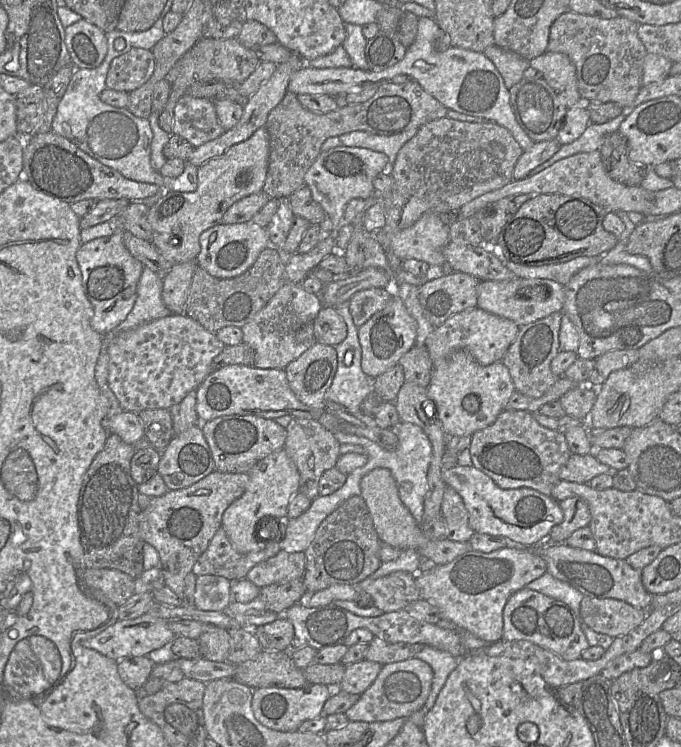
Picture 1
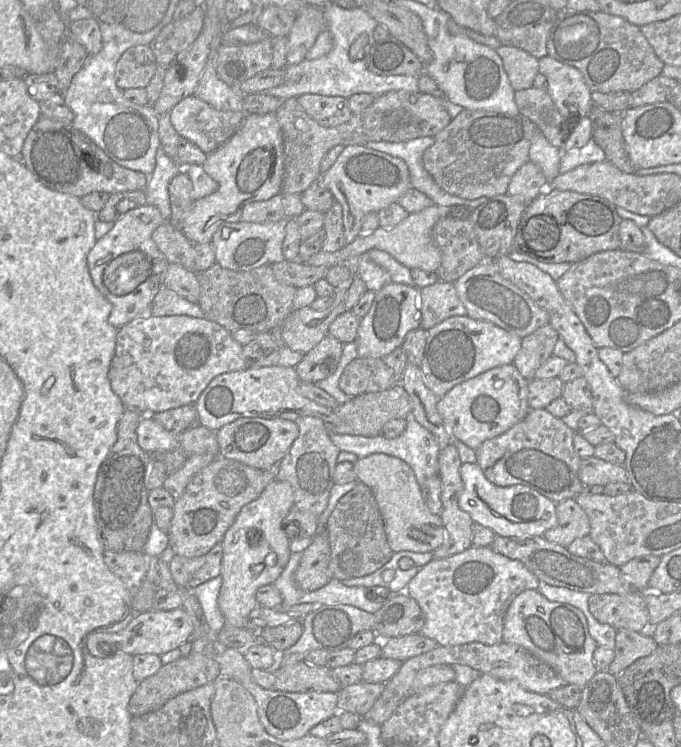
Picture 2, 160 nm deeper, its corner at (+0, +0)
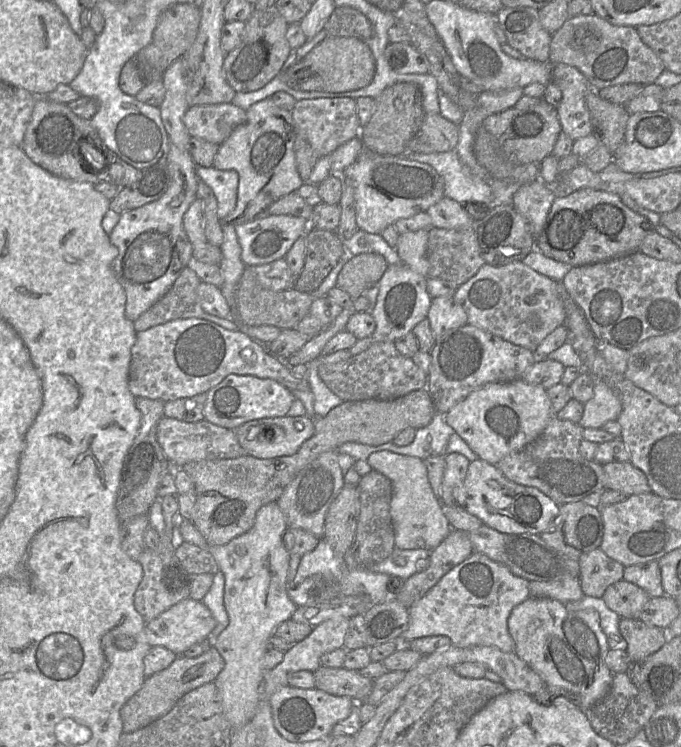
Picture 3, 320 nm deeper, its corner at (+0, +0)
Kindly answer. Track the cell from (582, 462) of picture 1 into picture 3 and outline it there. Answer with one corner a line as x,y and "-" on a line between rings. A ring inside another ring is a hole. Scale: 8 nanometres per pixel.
630,461
609,462
602,465
604,489
612,489
627,496
651,492
645,474

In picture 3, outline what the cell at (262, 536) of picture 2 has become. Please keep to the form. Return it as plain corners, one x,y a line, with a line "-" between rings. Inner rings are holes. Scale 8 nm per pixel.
277,502
261,507
250,530
233,538
225,545
210,545
191,521
177,520
184,542
208,551
225,578
224,606
229,617
227,628
212,639
212,645
225,661
225,667
216,677
216,685
222,700
225,718
232,729
250,722
263,699
263,681
267,671
263,669
263,657
267,642
275,629
290,620
298,606
287,594
287,574
290,553
283,536
287,529
285,517

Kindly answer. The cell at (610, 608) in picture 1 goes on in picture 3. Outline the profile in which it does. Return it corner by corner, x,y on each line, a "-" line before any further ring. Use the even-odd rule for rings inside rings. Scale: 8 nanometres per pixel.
621,579
607,587
602,600
621,618
639,618
650,596
637,585

